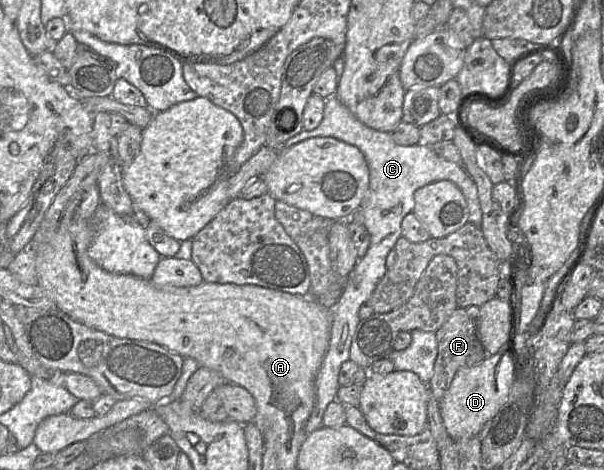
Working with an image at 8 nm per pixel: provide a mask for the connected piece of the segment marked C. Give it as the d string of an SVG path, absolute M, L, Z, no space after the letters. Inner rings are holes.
M336 95L325 99L323 119L315 129L301 131L288 139L283 147L289 148L312 137L333 137L357 147L363 153L369 169L369 187L362 206L365 212L364 226L370 234L370 244L366 254L358 258L354 269L348 276L342 295L332 309L333 320L329 346L315 376L315 403L305 423L306 433L323 426L324 411L327 405L336 399L339 370L342 363L349 359L353 336L361 320L358 314L359 308L370 298L387 270L387 254L394 248L396 241L401 236L403 218L413 211L415 191L432 182L451 181L461 190L466 200L468 222L480 228L482 223L482 210L477 187L463 166L439 157L431 146L424 143L411 146L396 144L389 132L374 130L359 121Z

